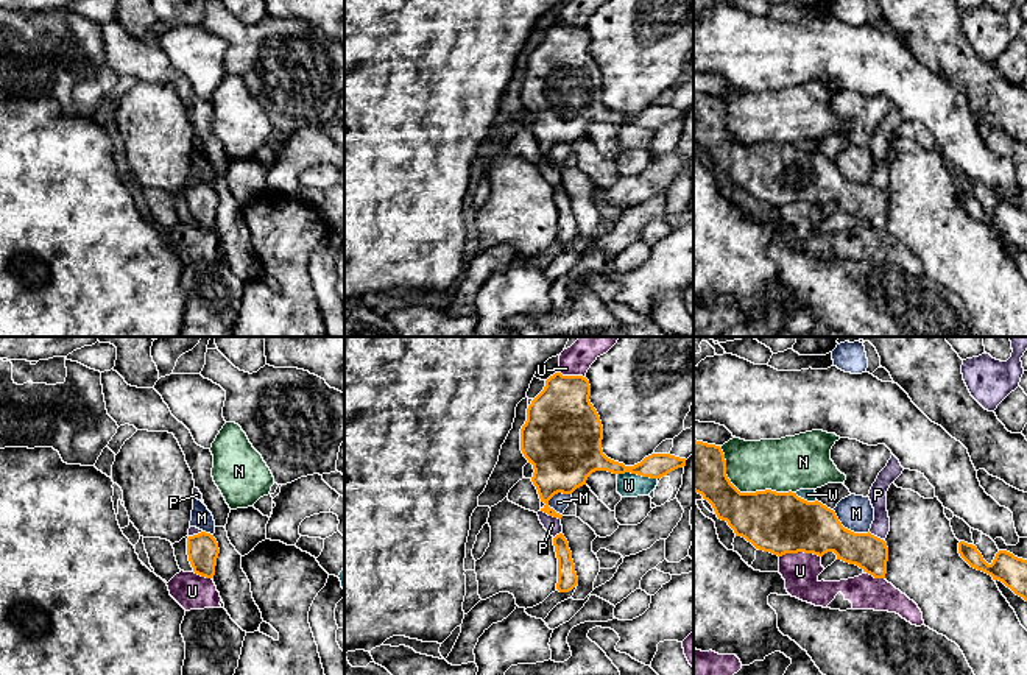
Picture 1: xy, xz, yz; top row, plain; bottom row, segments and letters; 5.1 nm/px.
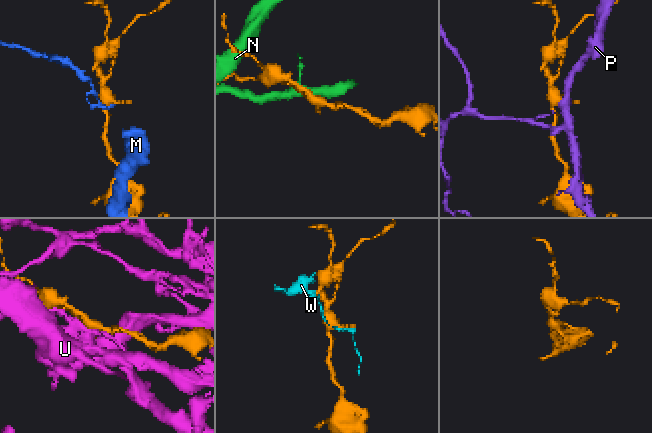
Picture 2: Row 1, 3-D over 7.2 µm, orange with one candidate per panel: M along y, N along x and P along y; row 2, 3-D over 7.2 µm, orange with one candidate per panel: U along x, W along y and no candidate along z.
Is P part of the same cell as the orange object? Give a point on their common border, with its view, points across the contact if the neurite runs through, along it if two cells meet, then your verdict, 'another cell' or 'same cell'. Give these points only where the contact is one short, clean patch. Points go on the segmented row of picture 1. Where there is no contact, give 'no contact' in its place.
meets orange in xz at (550, 515); border along xz (541, 510), (560, 519); another cell

